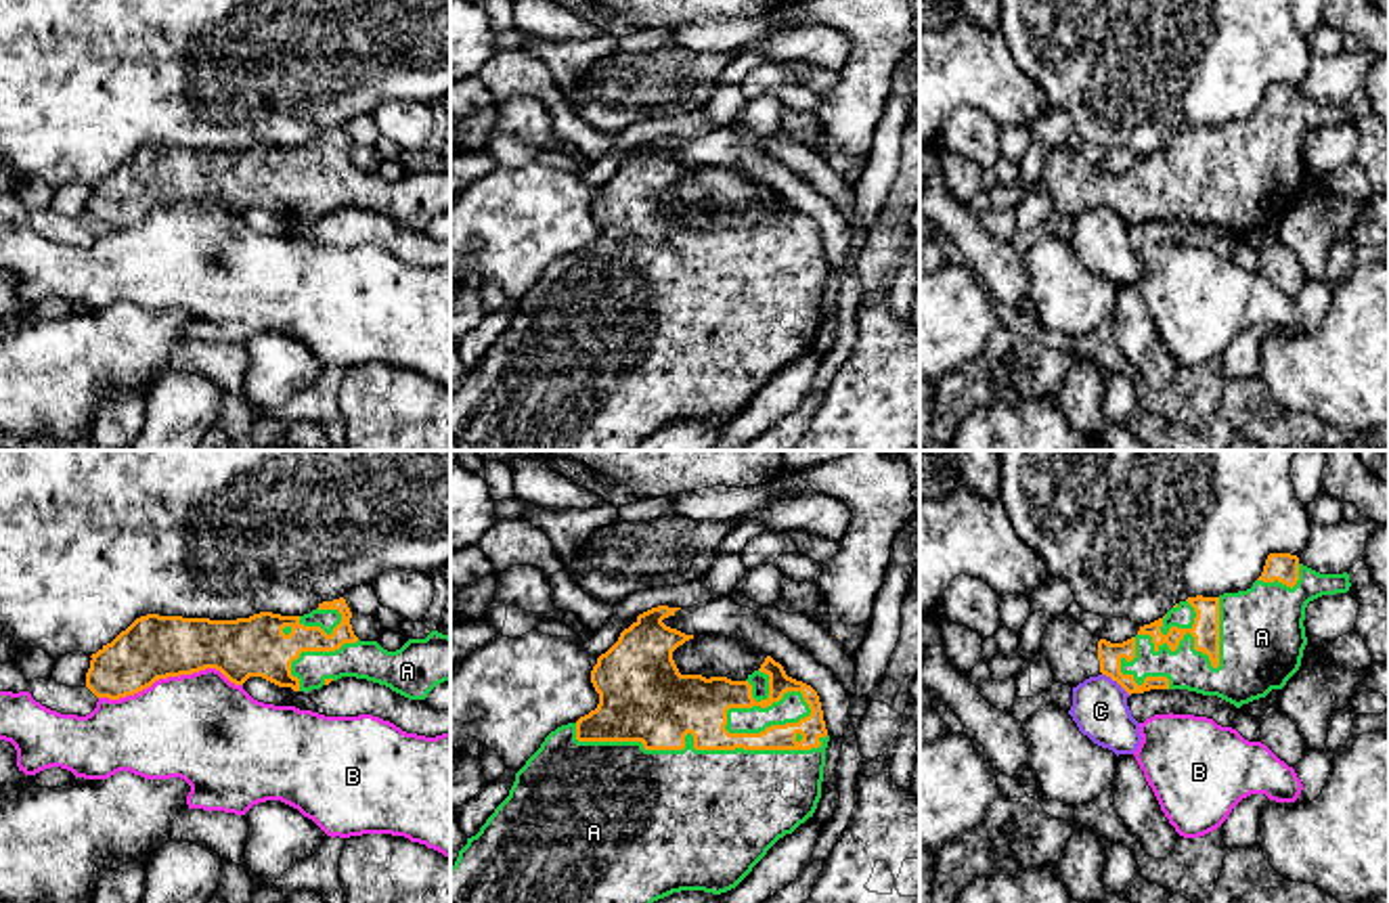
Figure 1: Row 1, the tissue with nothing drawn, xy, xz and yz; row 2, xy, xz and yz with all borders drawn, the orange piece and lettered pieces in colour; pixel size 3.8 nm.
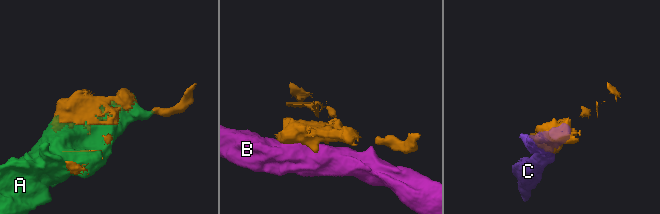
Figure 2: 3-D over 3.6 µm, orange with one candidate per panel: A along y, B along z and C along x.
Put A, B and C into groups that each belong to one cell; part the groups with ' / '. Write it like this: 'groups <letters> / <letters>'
groups A / B / C

